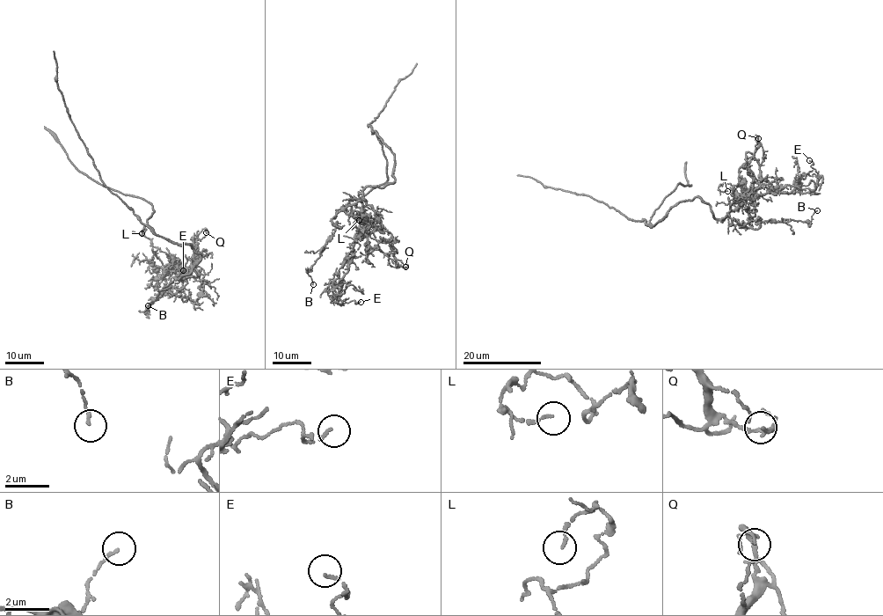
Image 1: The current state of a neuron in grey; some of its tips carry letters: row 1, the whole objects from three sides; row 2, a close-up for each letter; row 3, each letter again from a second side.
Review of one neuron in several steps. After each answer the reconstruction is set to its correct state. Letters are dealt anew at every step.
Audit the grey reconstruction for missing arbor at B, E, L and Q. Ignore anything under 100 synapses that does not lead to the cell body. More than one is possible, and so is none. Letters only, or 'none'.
none

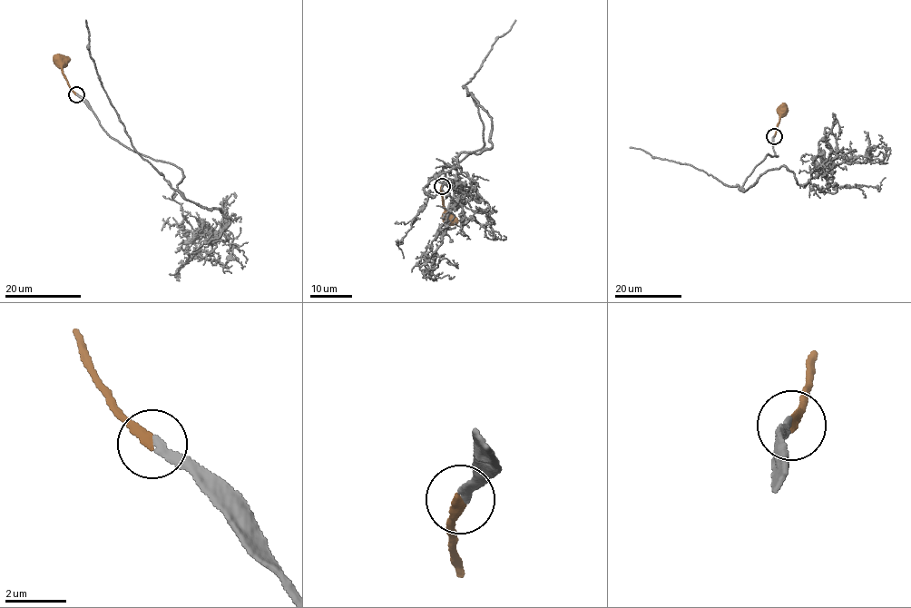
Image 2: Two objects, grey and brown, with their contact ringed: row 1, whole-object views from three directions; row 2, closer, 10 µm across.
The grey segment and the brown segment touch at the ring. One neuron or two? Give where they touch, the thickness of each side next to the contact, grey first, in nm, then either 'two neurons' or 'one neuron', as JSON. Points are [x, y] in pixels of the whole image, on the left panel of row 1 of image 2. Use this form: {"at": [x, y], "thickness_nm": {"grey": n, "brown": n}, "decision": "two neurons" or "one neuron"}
{"at": [76, 94], "thickness_nm": {"grey": 240, "brown": 240}, "decision": "one neuron"}

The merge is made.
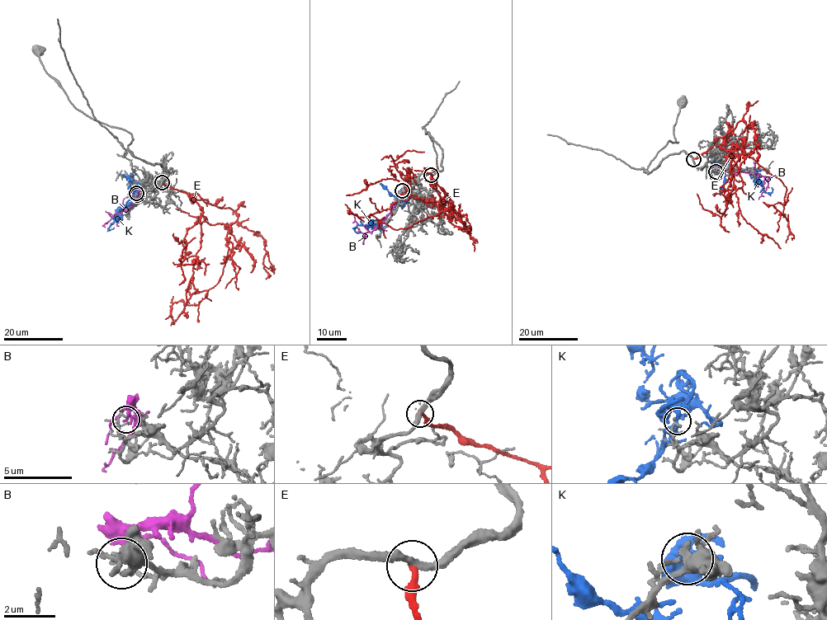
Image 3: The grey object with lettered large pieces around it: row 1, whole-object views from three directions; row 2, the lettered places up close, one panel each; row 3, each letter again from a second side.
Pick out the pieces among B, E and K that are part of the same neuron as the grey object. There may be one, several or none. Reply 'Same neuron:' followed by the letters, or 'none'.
Same neuron: none

